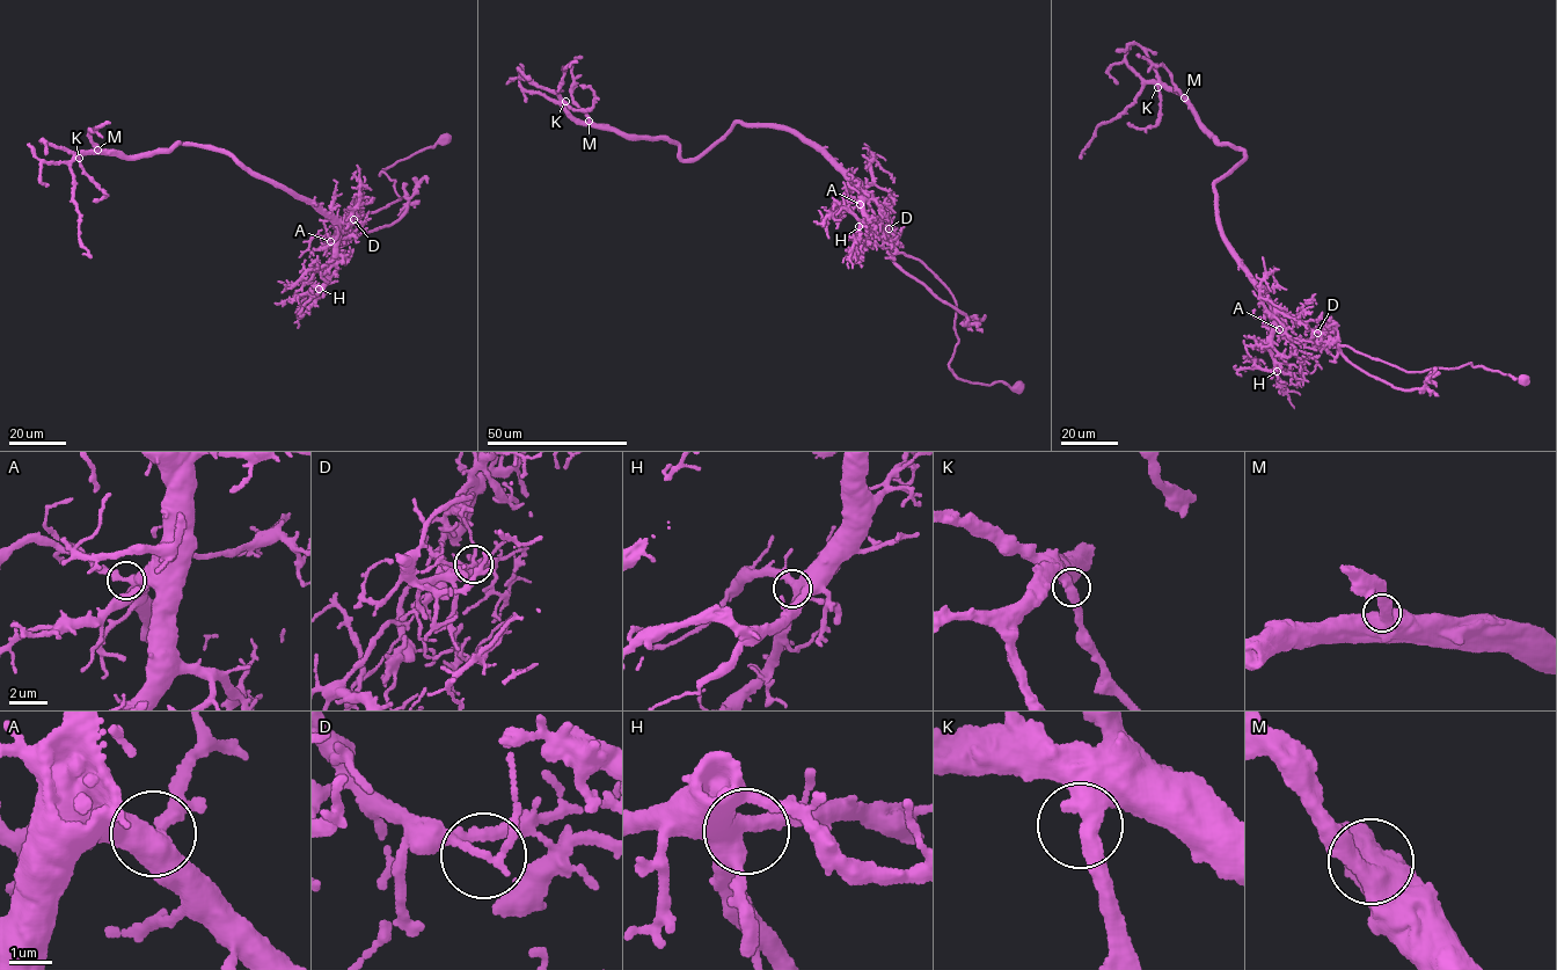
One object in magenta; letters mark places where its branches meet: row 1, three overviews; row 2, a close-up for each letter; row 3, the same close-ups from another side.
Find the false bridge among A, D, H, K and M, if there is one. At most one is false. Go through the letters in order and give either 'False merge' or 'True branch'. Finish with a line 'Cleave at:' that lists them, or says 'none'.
A: True branch
D: False merge
H: True branch
K: True branch
M: True branch
Cleave at: D

